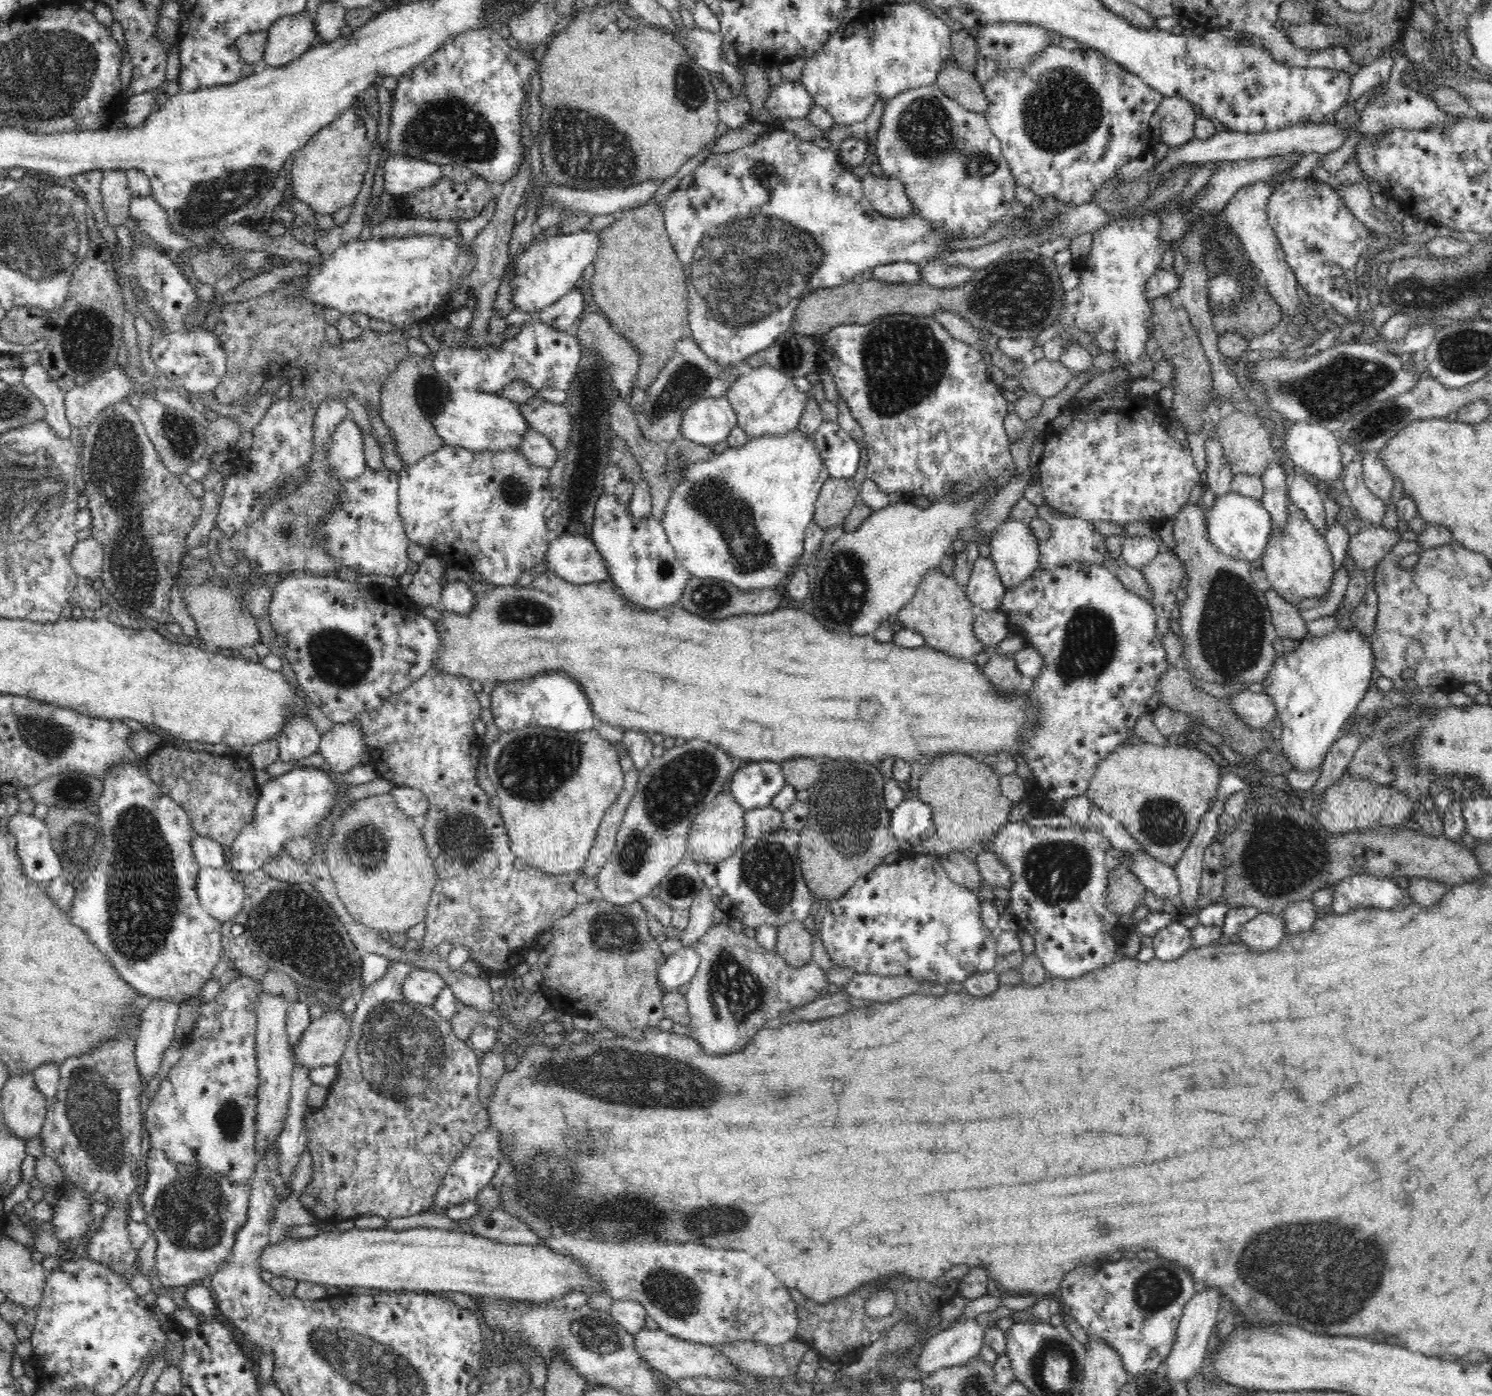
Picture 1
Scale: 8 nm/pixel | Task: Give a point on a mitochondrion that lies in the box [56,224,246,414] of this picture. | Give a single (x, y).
(88, 334)

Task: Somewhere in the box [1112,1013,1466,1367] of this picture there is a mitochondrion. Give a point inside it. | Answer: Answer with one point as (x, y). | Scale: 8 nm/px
(1327, 1277)

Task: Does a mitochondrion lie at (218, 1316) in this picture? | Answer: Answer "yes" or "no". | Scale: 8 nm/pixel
no

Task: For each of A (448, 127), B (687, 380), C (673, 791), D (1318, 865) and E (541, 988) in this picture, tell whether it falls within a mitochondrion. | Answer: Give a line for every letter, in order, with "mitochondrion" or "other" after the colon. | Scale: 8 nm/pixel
A: mitochondrion
B: mitochondrion
C: mitochondrion
D: mitochondrion
E: other

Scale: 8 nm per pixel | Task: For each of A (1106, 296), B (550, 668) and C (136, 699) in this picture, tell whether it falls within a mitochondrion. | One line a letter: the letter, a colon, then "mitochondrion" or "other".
A: other
B: other
C: other

